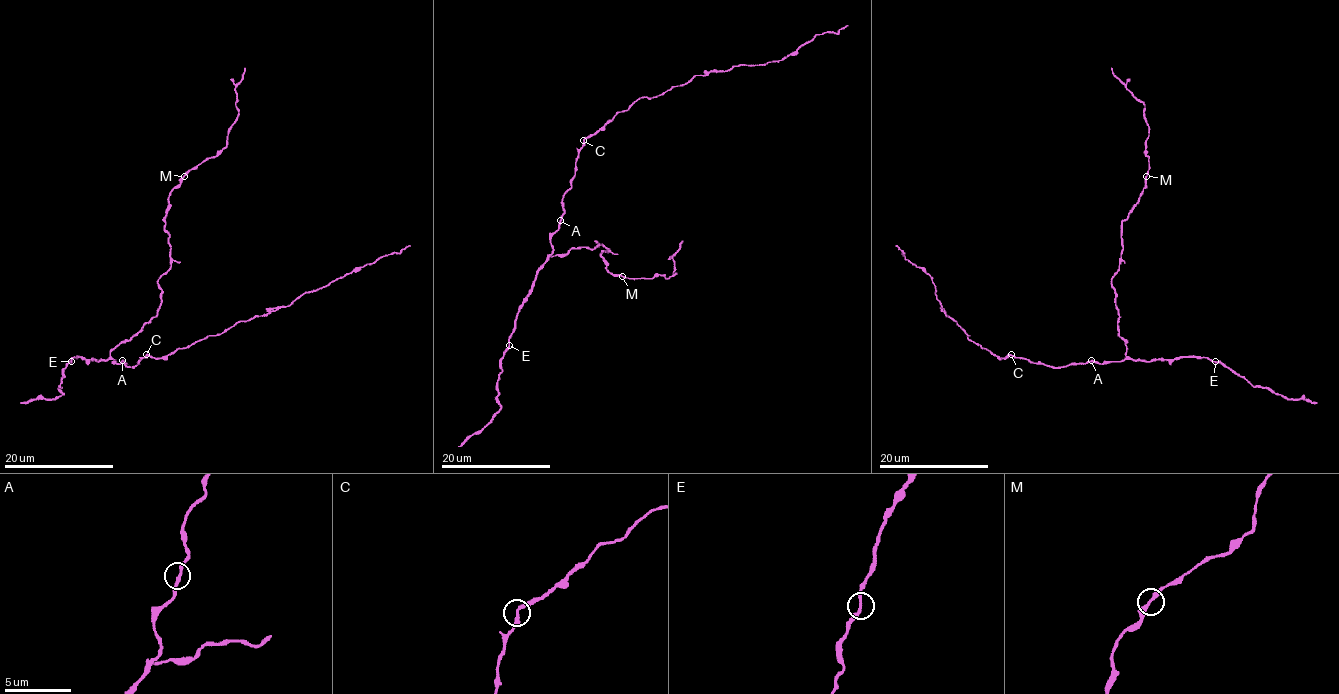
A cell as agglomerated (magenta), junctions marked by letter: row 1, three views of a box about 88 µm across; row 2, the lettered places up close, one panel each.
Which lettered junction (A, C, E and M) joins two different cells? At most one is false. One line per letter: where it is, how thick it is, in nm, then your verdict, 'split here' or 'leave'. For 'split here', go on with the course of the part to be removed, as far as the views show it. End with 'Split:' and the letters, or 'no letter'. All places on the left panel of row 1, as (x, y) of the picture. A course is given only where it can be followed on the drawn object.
A: place (122, 360); calibre 240 nm; leave
C: place (146, 354); calibre 240 nm; leave
E: place (71, 361); calibre 240 nm; leave
M: place (184, 176); calibre 280 nm; leave
Split: no letter

